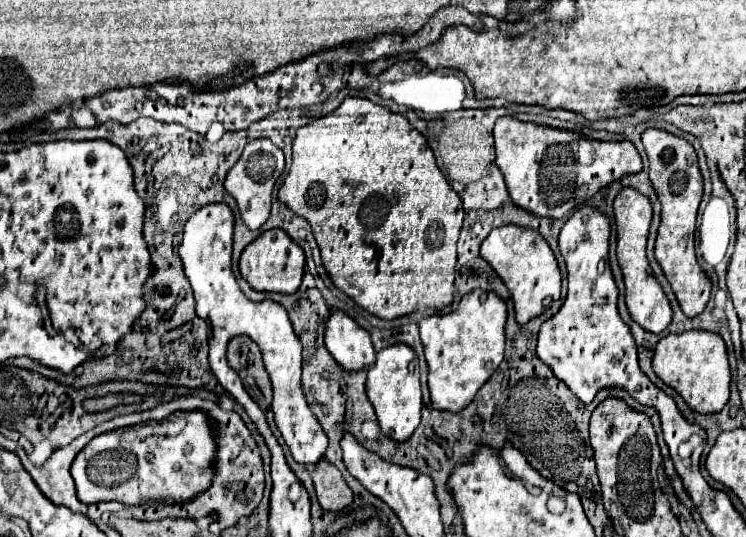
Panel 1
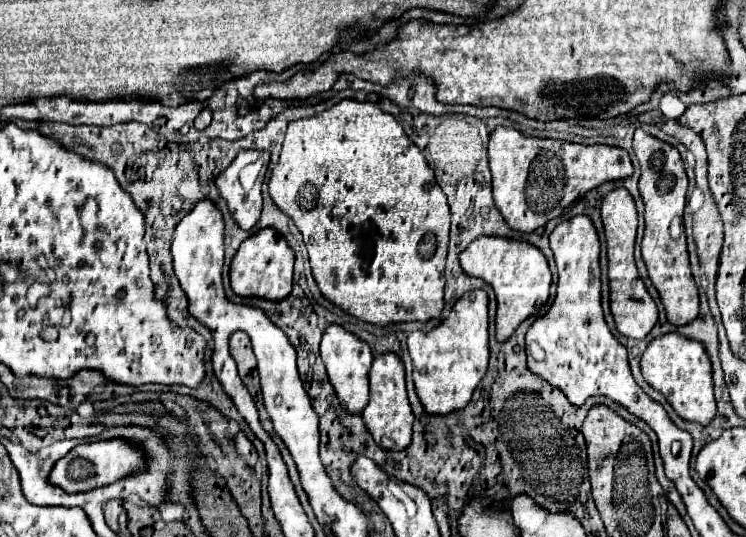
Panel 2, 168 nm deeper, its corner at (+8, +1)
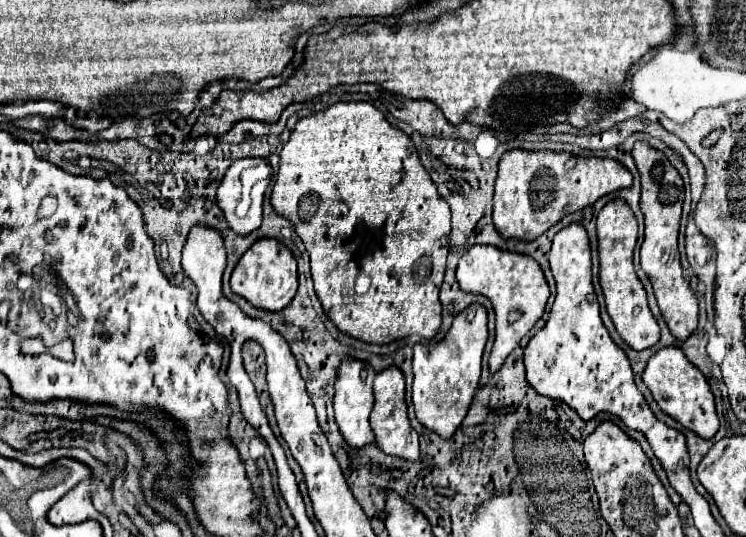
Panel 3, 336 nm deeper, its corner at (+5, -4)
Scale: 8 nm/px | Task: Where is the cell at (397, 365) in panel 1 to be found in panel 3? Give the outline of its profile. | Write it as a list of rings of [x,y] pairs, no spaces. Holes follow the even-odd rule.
[[[389,367],[375,377],[375,407],[371,413],[371,429],[377,437],[377,445],[383,453],[401,457],[407,461],[415,461],[419,457],[419,437],[411,429],[407,419],[407,405],[405,405],[405,379],[397,367]]]

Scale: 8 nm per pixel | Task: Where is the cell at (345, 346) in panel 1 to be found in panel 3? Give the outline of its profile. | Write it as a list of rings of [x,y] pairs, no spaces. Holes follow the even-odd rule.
[[[345,359],[337,371],[335,419],[337,419],[337,425],[339,425],[343,439],[353,449],[375,443],[375,435],[369,427],[369,413],[373,409],[373,379],[375,379],[375,371],[369,365],[365,365],[363,361],[355,361],[355,359]]]

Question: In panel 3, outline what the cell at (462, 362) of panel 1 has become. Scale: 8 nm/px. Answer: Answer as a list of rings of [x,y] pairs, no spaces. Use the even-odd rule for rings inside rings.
[[[469,305],[455,319],[439,343],[427,347],[417,343],[413,347],[413,407],[415,417],[423,427],[451,439],[465,419],[471,399],[475,395],[481,375],[481,355],[487,343],[487,311],[481,305]]]

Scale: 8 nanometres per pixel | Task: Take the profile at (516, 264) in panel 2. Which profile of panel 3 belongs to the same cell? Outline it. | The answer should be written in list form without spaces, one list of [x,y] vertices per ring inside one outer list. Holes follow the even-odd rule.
[[[475,245],[463,257],[459,259],[457,265],[457,281],[459,287],[467,293],[479,293],[485,295],[495,311],[495,343],[489,355],[489,371],[497,373],[507,359],[507,355],[519,345],[521,337],[527,335],[533,325],[541,319],[545,311],[545,303],[549,299],[549,285],[545,281],[545,275],[529,255],[519,255],[519,253],[509,253],[509,251],[499,251],[495,247],[483,247]],[[519,309],[521,319],[515,323],[509,323],[509,311]]]

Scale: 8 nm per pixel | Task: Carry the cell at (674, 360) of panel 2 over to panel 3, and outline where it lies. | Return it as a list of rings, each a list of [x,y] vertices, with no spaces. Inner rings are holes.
[[[665,347],[657,351],[643,371],[643,383],[649,387],[661,411],[679,421],[683,427],[687,427],[703,439],[711,439],[717,433],[719,417],[715,411],[715,401],[709,383],[703,377],[703,373],[683,355],[683,351],[679,351],[677,347]]]

